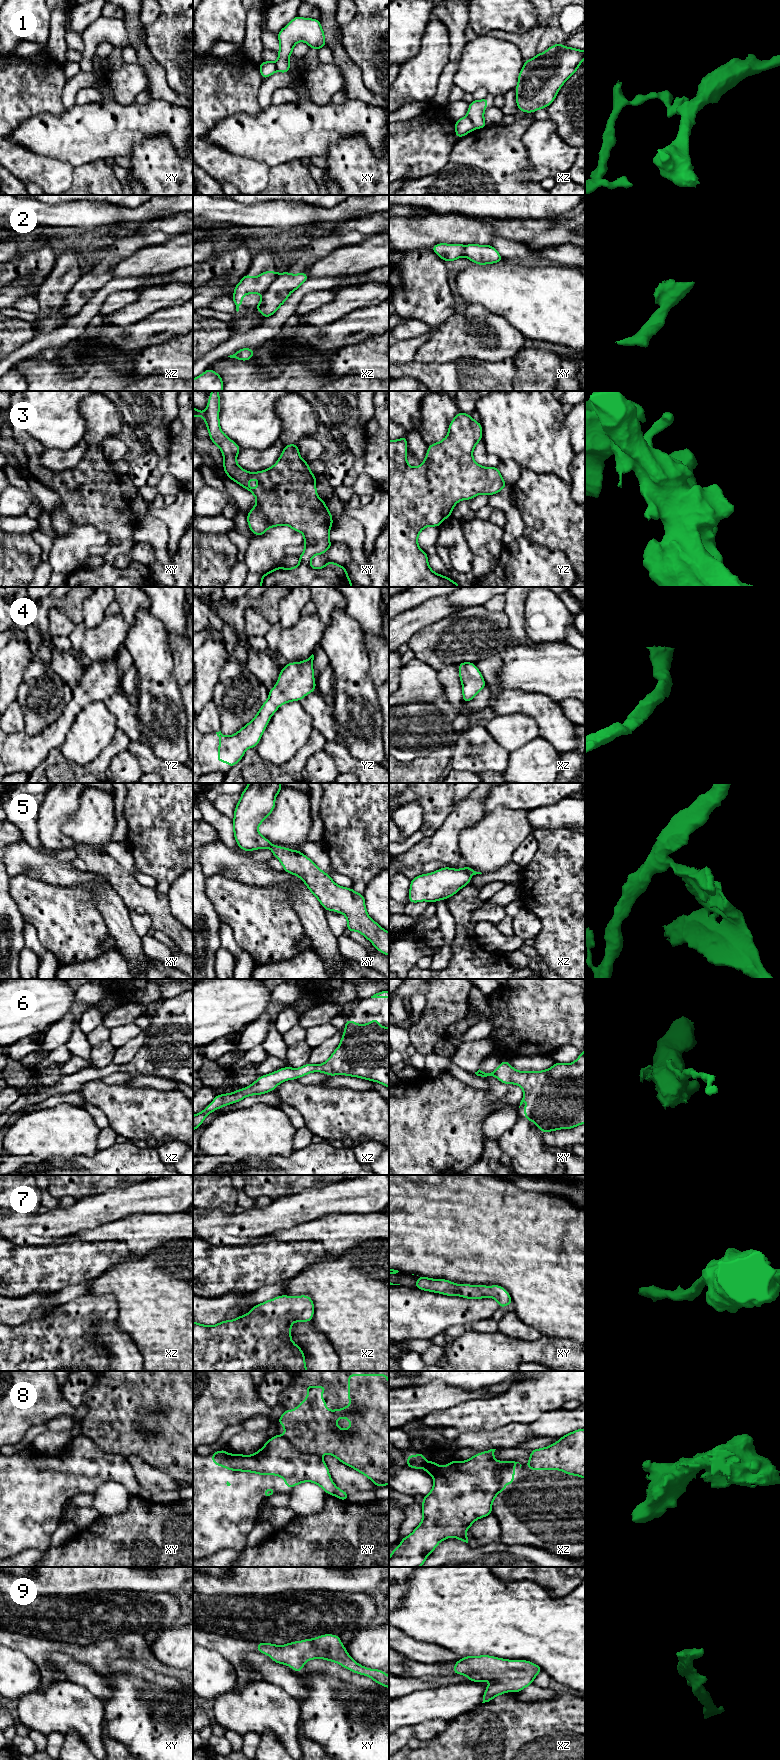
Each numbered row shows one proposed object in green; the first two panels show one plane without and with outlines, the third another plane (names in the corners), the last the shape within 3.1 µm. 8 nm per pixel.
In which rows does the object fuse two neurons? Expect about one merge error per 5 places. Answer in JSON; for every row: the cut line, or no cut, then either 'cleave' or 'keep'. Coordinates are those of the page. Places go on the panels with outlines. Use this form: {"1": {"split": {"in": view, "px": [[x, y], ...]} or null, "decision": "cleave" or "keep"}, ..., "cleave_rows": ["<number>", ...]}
{"1": {"split": {"in": "xz", "px": [[467, 115], [475, 128]]}, "decision": "cleave"}, "2": {"split": {"in": "xz", "px": [[279, 274], [262, 294]]}, "decision": "cleave"}, "3": {"split": null, "decision": "keep"}, "4": {"split": null, "decision": "keep"}, "5": {"split": {"in": "xz", "px": [[464, 868], [470, 875]]}, "decision": "cleave"}, "6": {"split": null, "decision": "keep"}, "7": {"split": null, "decision": "keep"}, "8": {"split": {"in": "xz", "px": [[512, 1461], [511, 1465], [503, 1467], [499, 1472], [499, 1490]]}, "decision": "cleave"}, "9": {"split": null, "decision": "keep"}, "cleave_rows": ["1", "2", "5", "8"]}

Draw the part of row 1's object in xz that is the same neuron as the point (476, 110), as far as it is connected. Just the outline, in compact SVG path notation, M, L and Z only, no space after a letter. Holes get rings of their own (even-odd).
M488 98L482 100L474 100L469 103L469 109L467 116L473 123L475 129L482 129L486 126L486 121L484 120L484 112L488 105Z

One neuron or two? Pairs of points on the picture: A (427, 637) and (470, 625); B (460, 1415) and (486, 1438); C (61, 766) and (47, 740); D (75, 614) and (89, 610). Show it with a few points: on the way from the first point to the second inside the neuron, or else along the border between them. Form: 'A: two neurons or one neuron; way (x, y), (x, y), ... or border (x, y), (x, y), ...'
A: one neuron; way (438, 637), (449, 637), (459, 633)
B: two neurons; border (500, 1426), (492, 1430), (462, 1431), (460, 1433)
C: two neurons; border (58, 747), (53, 747), (37, 766)
D: two neurons; border (88, 597), (82, 607), (82, 621)

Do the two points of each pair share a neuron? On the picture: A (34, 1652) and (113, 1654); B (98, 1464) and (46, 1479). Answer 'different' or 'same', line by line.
A: same
B: same

